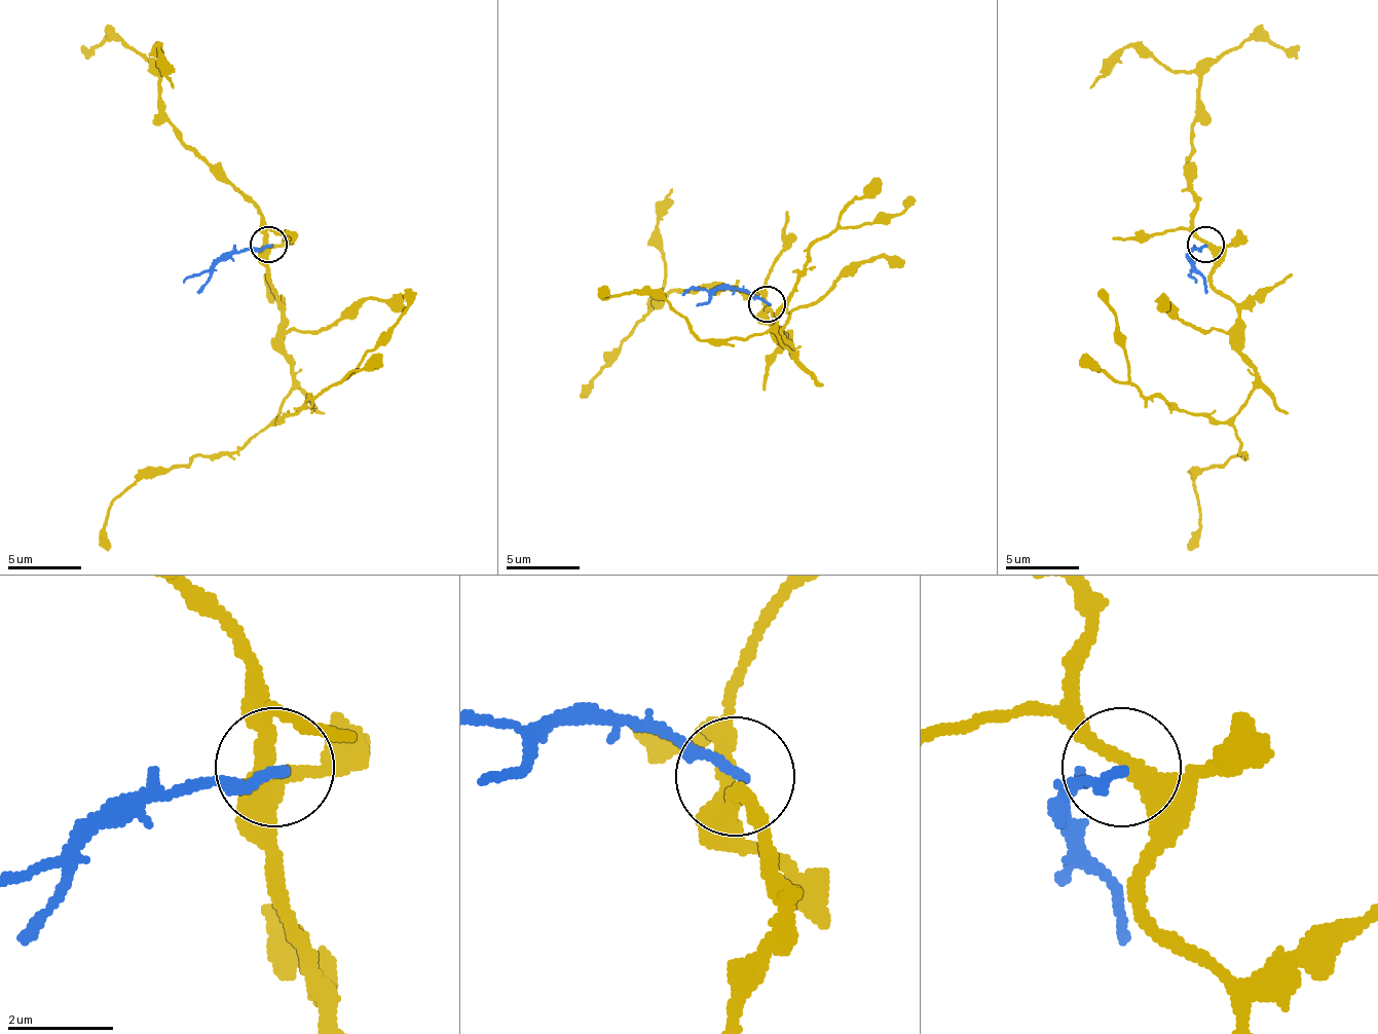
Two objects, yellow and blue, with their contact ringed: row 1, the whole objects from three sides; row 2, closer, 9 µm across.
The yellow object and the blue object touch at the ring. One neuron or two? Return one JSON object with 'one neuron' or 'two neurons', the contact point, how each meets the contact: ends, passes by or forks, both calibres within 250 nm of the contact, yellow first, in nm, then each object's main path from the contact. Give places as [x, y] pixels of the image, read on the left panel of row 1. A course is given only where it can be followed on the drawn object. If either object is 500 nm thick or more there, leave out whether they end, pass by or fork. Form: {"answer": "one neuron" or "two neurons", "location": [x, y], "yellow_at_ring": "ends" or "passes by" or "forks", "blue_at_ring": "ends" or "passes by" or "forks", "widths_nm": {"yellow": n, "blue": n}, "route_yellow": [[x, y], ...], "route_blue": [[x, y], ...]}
{"answer": "two neurons", "location": [268, 245], "yellow_at_ring": "passes by", "blue_at_ring": "ends", "widths_nm": {"yellow": 320, "blue": 200}, "route_yellow": [[269, 244], [269, 284], [284, 305], [284, 357], [291, 372], [280, 423], [342, 379], [408, 305], [408, 288]], "route_blue": [[269, 244], [244, 251], [228, 251], [185, 284]]}

